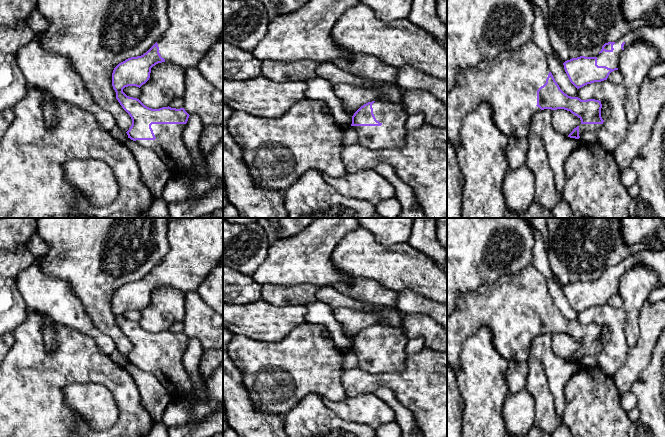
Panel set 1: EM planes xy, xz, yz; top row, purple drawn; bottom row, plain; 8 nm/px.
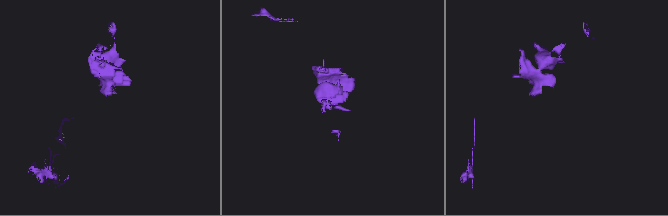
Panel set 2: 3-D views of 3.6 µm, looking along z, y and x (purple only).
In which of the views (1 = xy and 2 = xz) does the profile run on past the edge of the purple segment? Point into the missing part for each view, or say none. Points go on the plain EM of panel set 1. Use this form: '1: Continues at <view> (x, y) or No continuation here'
1: Continues at xy (195, 244)
2: Continues at xz (391, 358)

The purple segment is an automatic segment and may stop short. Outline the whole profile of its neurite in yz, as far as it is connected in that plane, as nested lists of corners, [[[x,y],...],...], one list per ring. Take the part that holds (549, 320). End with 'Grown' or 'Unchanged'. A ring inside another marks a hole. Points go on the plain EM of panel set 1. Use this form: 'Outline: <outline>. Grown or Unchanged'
Outline: [[[527,266],[516,274],[503,275],[492,284],[483,284],[477,290],[467,291],[458,295],[456,309],[447,316],[447,363],[455,373],[460,370],[460,354],[468,338],[481,327],[488,327],[493,335],[493,344],[497,352],[507,361],[527,362],[532,340],[539,334],[564,333],[570,335],[581,344],[581,348],[568,359],[579,363],[585,356],[599,355],[604,344],[601,341],[601,325],[595,323],[581,324],[565,318],[555,305],[549,294],[544,276],[533,266]]]. Grown

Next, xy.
Outline: [[[182,218],[176,221],[168,221],[167,240],[169,250],[158,266],[143,279],[128,282],[114,292],[112,310],[116,316],[116,323],[132,343],[132,349],[126,356],[128,362],[147,373],[153,374],[172,395],[173,400],[189,400],[192,399],[193,385],[185,371],[183,355],[190,339],[184,332],[176,333],[169,330],[159,333],[149,332],[139,323],[127,320],[123,313],[128,310],[140,312],[149,304],[151,292],[158,287],[168,286],[182,292],[197,291],[203,280],[223,261],[223,218]]]. Grown

